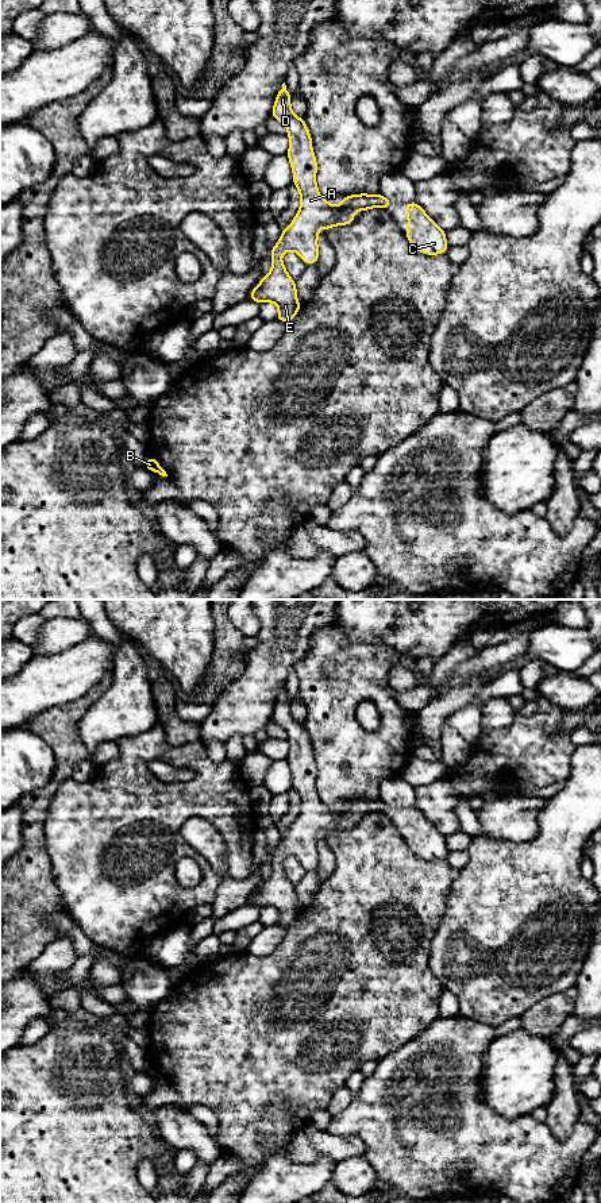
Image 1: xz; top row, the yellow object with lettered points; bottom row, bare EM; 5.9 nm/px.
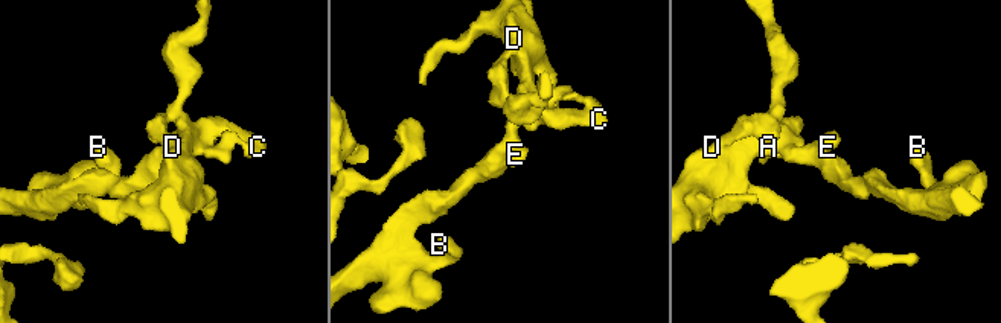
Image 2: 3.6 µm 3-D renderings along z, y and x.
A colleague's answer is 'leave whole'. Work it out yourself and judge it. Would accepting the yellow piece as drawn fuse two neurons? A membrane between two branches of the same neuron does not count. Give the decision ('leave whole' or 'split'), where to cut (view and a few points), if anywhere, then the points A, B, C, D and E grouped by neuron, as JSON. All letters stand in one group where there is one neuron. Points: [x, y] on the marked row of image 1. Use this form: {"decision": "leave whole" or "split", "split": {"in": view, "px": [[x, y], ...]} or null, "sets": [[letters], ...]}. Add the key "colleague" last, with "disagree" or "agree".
{"decision": "leave whole", "split": null, "sets": [["A", "B", "C", "D", "E"]], "colleague": "agree"}

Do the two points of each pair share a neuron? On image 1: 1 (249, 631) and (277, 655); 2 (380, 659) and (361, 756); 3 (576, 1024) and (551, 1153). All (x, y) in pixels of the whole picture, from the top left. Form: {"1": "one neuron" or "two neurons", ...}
{"1": "two neurons", "2": "one neuron", "3": "two neurons"}

